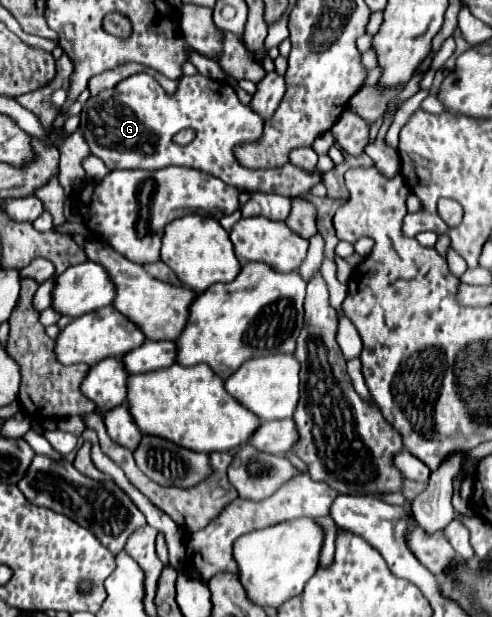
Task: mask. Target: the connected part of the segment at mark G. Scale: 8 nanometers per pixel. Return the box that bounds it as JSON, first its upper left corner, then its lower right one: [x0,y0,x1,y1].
[79,73,321,221]

